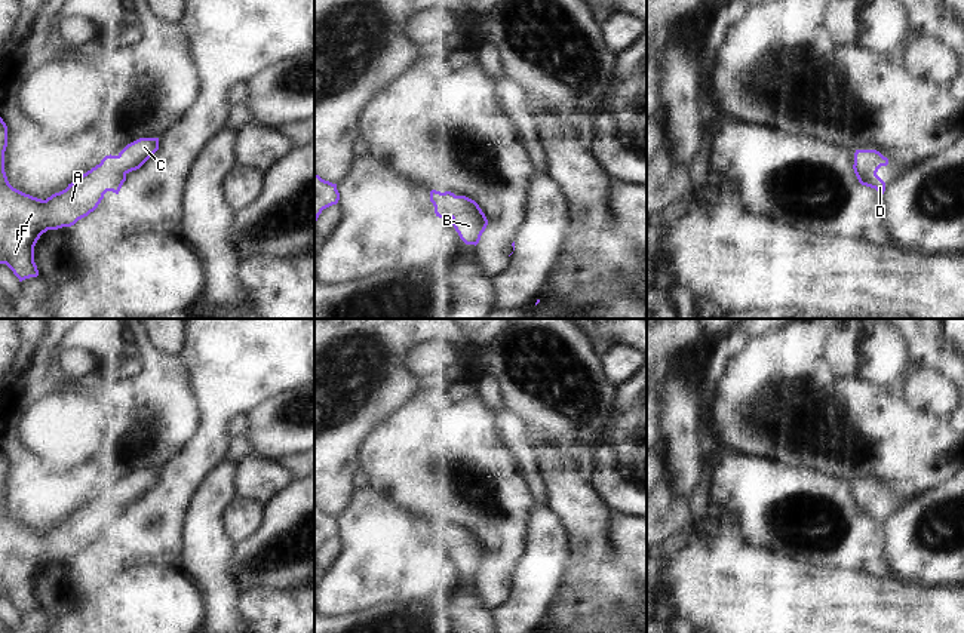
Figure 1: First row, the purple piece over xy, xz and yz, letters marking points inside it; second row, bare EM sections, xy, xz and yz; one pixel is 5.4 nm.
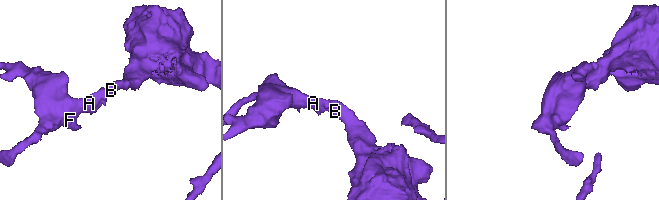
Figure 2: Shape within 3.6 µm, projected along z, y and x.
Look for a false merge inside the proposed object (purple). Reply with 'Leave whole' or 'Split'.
Leave whole.

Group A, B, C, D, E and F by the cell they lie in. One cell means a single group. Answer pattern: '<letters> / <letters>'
A B C D E F

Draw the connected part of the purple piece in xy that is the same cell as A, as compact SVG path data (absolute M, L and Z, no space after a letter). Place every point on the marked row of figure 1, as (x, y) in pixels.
M0 117L0 264L6 264L19 282L37 277L34 246L47 230L71 227L93 212L104 194L119 194L126 175L139 169L157 150L159 138L139 138L117 156L105 156L99 165L76 178L46 200L13 188L4 172L7 126Z

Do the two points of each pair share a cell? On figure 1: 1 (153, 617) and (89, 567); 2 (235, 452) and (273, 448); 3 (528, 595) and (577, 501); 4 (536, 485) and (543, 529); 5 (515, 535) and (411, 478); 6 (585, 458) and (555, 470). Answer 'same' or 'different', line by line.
1: different
2: different
3: different
4: different
5: same
6: different

